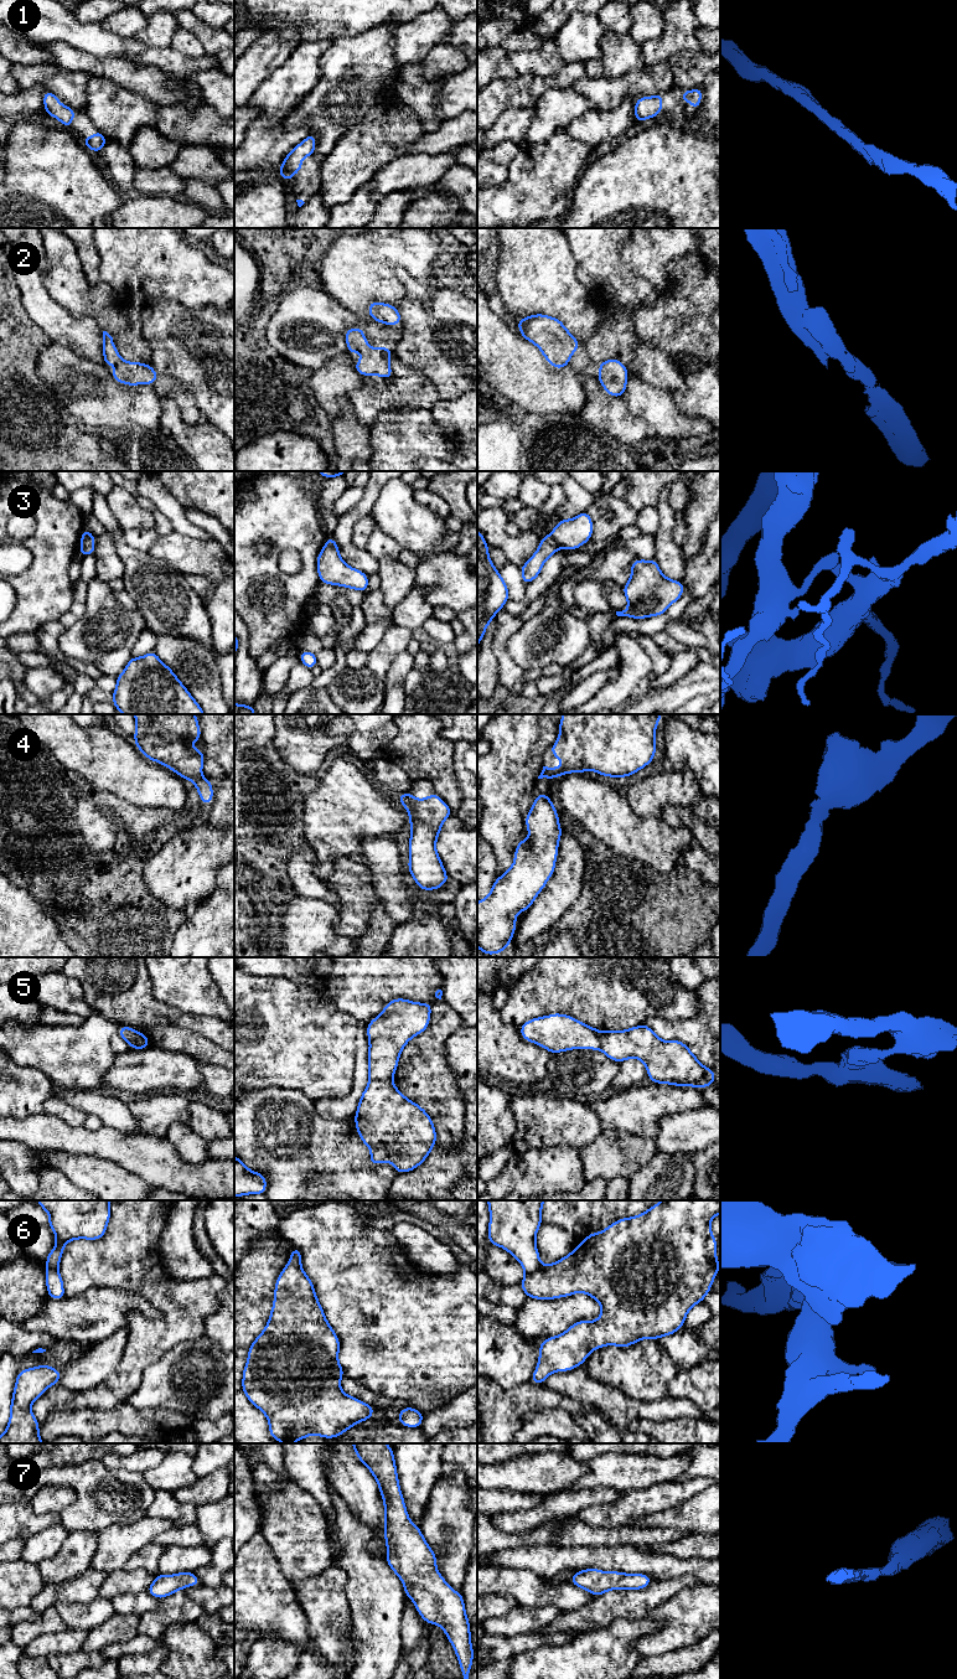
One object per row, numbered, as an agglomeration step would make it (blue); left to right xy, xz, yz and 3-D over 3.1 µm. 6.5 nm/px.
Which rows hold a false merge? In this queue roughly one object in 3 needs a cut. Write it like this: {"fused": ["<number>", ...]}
{"fused": ["3", "5", "6"]}

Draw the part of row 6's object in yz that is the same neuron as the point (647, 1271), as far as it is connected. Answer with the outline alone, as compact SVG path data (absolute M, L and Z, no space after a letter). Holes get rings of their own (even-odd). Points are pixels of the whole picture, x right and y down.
M662 1200L642 1214L619 1219L605 1230L585 1236L569 1255L526 1275L519 1285L527 1297L555 1300L584 1292L601 1305L601 1316L594 1322L586 1319L575 1322L564 1333L542 1340L537 1369L531 1381L542 1385L554 1371L569 1371L583 1365L590 1352L598 1348L605 1345L626 1348L646 1338L657 1340L679 1331L688 1311L703 1302L709 1293L720 1269L717 1239L710 1228L710 1220L717 1214L720 1214L720 1200Z

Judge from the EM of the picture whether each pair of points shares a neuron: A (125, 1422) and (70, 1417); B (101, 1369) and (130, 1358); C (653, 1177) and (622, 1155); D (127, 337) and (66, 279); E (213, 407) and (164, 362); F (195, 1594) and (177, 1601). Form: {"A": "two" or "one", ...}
{"A": "one", "B": "two", "C": "two", "D": "one", "E": "one", "F": "two"}

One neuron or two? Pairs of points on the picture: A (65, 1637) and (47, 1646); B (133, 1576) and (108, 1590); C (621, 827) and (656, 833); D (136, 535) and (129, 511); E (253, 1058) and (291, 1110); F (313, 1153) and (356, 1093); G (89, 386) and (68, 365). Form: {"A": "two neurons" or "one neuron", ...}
{"A": "one neuron", "B": "one neuron", "C": "one neuron", "D": "two neurons", "E": "two neurons", "F": "two neurons", "G": "one neuron"}

